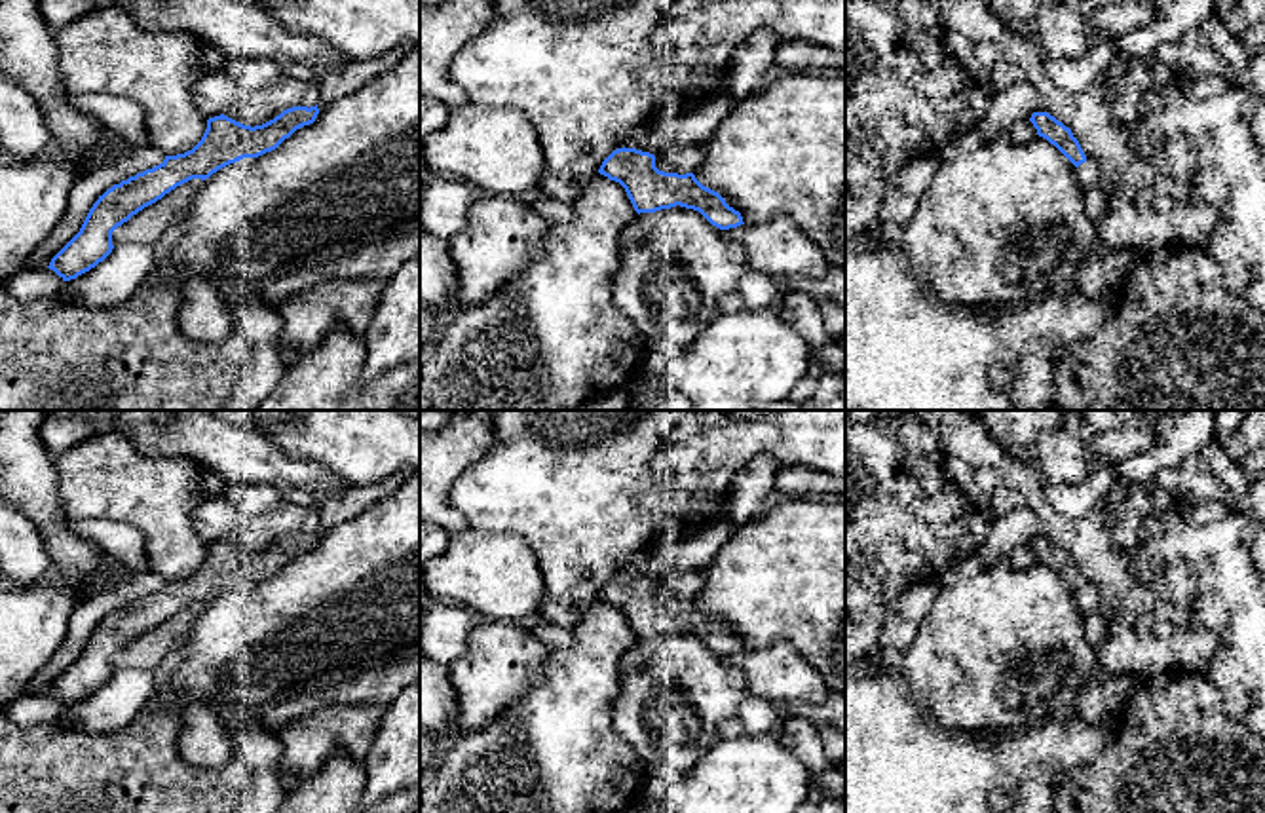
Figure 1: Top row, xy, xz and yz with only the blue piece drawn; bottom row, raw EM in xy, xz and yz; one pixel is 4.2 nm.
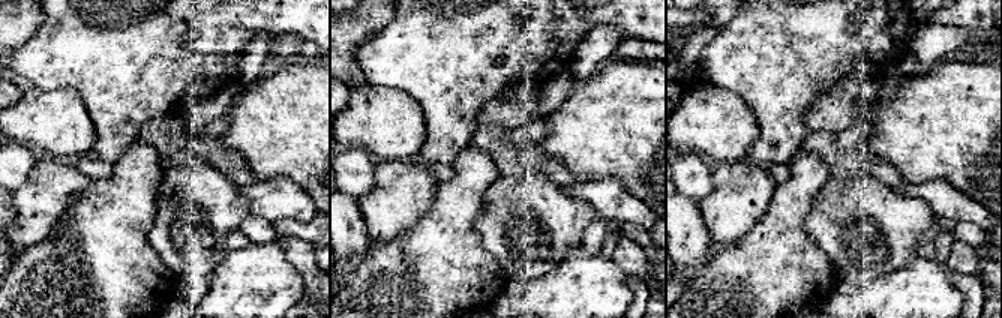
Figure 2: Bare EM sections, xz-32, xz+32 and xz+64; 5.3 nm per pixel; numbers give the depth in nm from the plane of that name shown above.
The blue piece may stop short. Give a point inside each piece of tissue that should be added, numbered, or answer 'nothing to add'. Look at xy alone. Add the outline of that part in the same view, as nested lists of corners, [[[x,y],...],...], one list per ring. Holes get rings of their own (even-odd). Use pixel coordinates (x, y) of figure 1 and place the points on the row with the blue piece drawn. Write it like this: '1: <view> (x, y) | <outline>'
1: xy (333, 84) | [[[403,47],[393,49],[387,55],[367,61],[348,59],[344,66],[329,70],[325,66],[315,66],[313,72],[319,78],[319,99],[317,108],[325,110],[338,99],[361,89],[365,84],[389,70],[405,55]]]

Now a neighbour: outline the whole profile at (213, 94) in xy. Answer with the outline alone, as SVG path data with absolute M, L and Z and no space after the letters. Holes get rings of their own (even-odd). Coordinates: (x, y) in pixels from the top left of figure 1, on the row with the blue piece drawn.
M224 70L199 76L192 87L194 103L205 118L224 114L243 93Z

